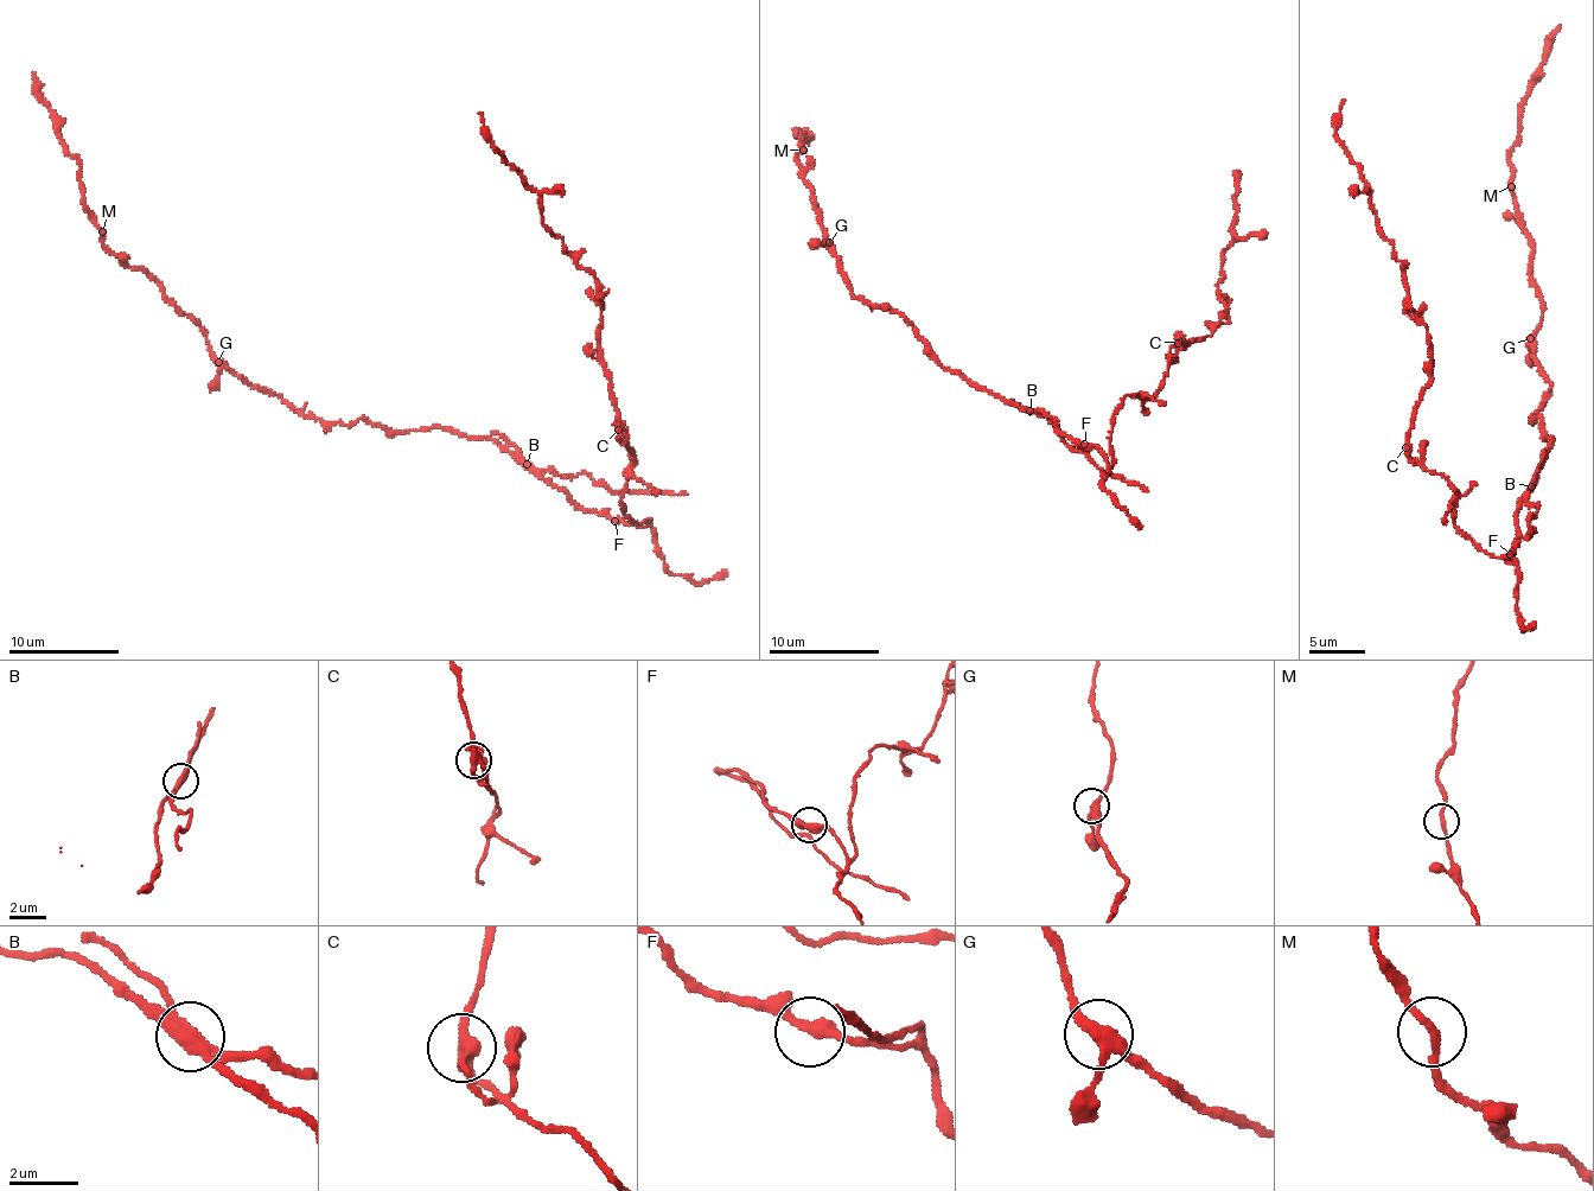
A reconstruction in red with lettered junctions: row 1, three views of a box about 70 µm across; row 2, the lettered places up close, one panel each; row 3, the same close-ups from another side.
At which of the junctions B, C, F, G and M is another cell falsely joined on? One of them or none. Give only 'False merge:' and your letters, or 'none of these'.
False merge: B

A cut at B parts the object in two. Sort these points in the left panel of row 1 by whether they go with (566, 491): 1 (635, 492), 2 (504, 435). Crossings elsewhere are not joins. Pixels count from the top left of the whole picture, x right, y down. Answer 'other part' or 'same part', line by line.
1: other part
2: other part

